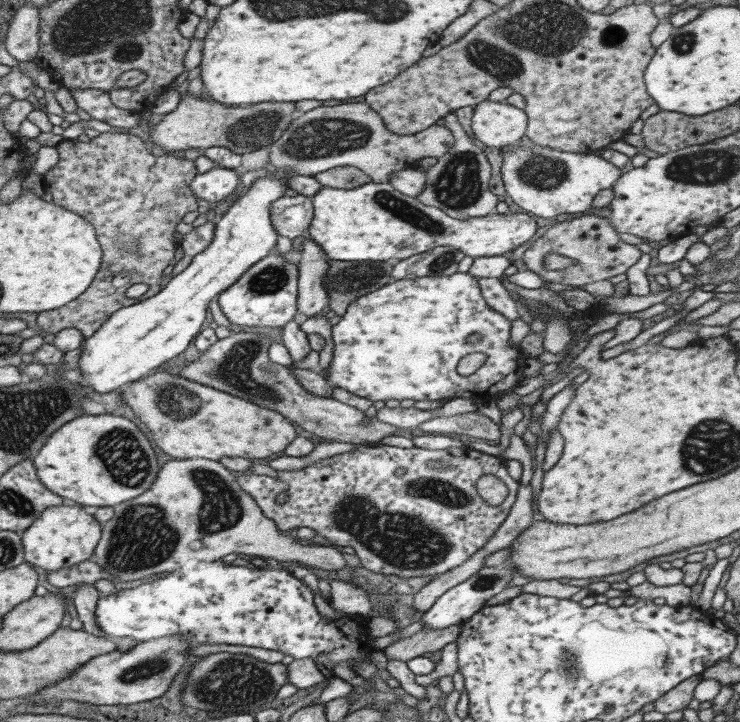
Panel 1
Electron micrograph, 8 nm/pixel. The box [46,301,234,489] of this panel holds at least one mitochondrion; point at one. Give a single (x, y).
(179, 404)

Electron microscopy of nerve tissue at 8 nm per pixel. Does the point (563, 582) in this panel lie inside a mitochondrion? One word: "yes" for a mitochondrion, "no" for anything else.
no

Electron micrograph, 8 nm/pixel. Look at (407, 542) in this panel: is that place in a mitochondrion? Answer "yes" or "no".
yes

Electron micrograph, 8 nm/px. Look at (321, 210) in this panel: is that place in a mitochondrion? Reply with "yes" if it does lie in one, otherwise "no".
no

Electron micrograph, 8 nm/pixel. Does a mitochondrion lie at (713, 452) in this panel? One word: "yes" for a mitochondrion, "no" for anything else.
yes

